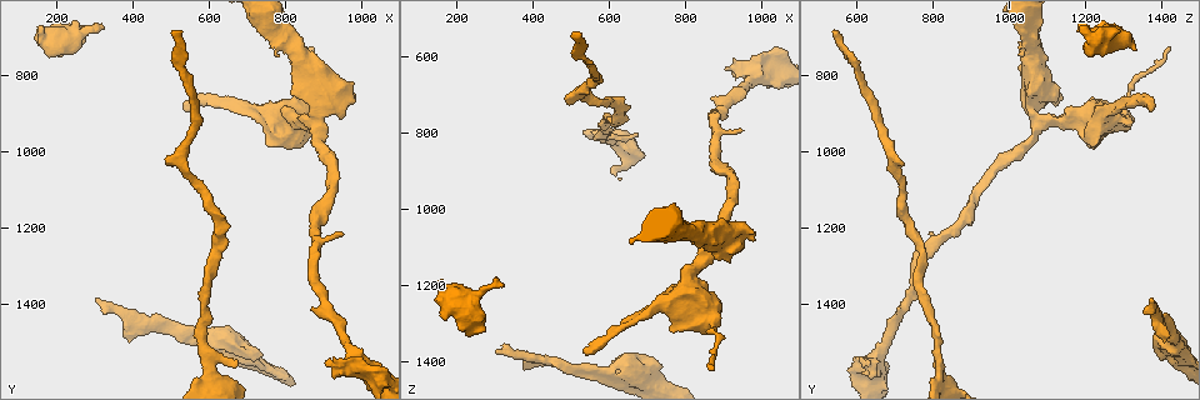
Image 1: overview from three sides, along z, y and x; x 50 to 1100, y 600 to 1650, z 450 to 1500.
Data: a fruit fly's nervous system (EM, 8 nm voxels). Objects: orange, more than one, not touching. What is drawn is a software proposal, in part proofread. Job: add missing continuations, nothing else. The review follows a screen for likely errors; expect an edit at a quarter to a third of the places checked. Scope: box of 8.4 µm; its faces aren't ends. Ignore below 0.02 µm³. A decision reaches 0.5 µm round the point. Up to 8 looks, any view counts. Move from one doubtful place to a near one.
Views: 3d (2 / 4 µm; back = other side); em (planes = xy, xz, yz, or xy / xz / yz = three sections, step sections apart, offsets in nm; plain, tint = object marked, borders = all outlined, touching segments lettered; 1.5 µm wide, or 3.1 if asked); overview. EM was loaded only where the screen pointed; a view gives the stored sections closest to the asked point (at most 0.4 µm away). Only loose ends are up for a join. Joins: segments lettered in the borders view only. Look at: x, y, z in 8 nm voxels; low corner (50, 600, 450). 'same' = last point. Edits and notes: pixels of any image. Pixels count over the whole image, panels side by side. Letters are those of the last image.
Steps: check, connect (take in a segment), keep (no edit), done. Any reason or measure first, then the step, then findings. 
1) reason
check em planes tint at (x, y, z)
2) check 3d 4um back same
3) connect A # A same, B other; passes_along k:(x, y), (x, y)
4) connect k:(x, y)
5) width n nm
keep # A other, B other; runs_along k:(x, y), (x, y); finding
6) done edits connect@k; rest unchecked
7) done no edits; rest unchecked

thin end
check 3d 2um at (325, 670, 1200)

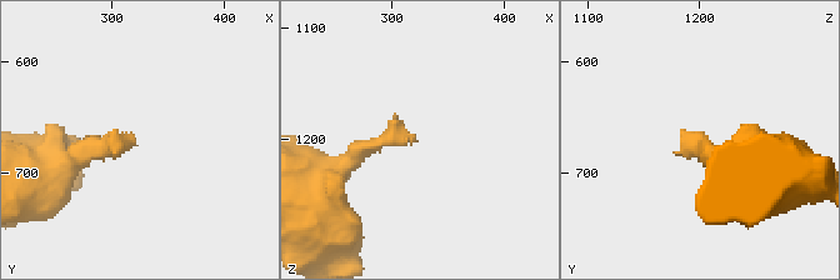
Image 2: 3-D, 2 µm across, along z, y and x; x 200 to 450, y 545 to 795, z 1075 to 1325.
now the EM
check em xy step 8 tint at (326, 670, 1196)

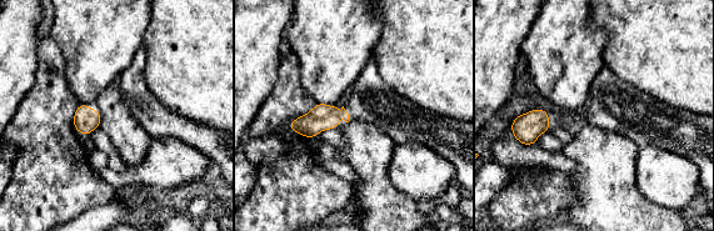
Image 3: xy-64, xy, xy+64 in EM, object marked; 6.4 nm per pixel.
cut it another way
check em planes borders same

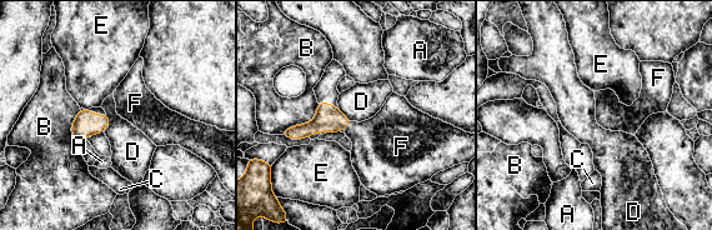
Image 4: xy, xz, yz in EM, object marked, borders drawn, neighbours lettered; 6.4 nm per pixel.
connect 4:(382, 145) # A other, B other, C other, D other, E other, F same; passes_along 4:(329, 119), (349, 126), (382, 145); it goes on there

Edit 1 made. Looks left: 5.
redraw
check overview

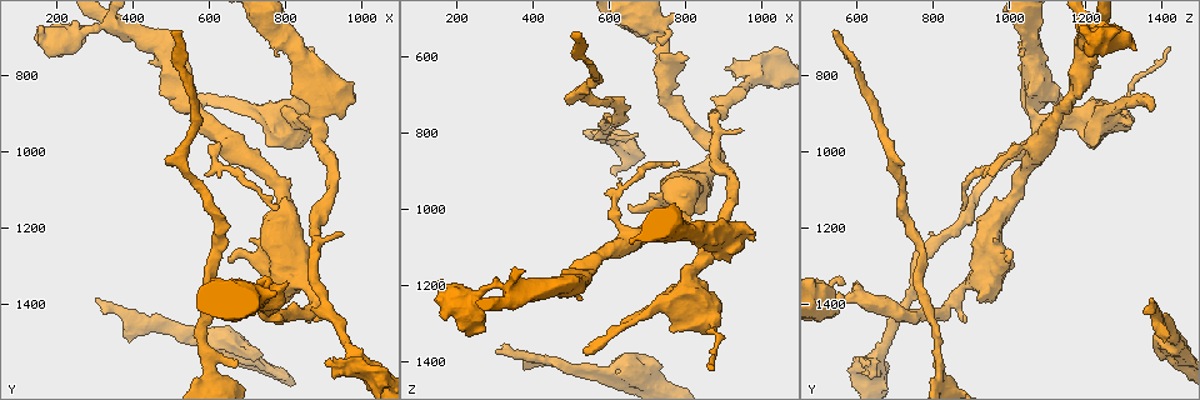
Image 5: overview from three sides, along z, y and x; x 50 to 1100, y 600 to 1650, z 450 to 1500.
an open end
check 3d 4um at (510, 675, 535)

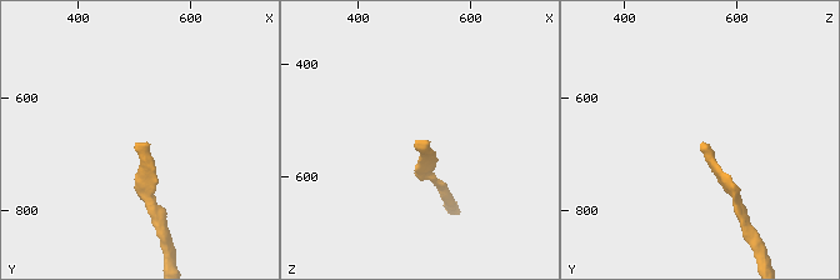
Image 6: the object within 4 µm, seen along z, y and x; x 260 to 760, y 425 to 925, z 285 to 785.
check em xy step 8 tint at (505, 685, 535)

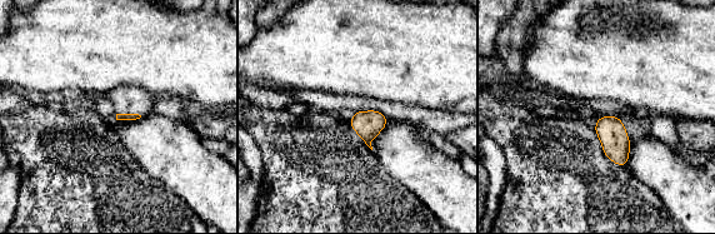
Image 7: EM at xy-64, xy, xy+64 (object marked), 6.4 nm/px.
see the neighbours
check em xy step 8 borders same

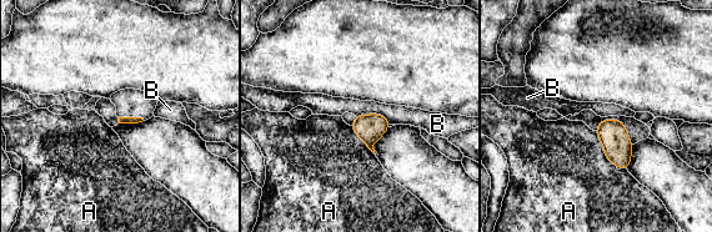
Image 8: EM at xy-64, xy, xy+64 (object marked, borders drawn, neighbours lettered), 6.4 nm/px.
longest_contact A 340 nm
keep # A other, B other; border 8:(595, 131), (605, 155), (627, 171); no lettered segment goes on from it

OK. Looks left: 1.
done edits connect@4; rest unchecked

